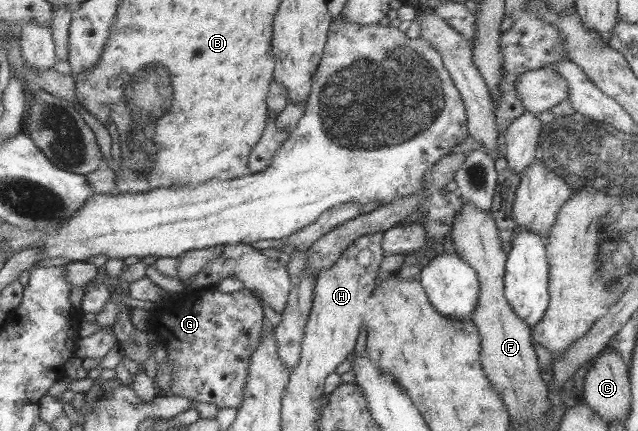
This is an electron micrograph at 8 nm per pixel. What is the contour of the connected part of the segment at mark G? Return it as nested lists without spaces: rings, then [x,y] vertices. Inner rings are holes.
[[[217,287],[205,290],[186,290],[172,296],[167,308],[150,312],[150,327],[167,351],[166,359],[174,373],[171,395],[187,398],[189,401],[215,404],[218,410],[239,408],[246,398],[245,382],[249,374],[251,356],[262,341],[262,330],[266,324],[261,298],[253,296],[251,290],[221,292]]]

